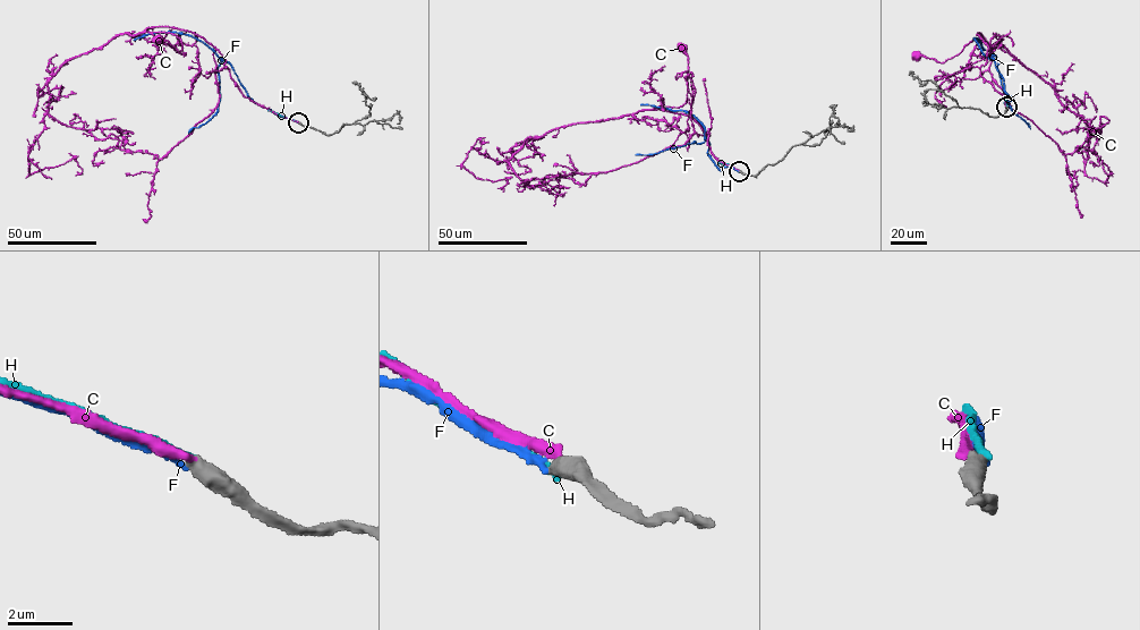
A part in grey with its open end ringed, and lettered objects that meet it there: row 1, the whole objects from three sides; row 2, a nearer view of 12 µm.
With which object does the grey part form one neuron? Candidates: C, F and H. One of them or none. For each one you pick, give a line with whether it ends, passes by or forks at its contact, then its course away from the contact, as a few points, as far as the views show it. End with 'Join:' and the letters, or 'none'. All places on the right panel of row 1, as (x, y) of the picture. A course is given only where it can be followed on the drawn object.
F: it ends | via (1006, 107), (1013, 99), (1004, 90), (994, 60), (989, 58), (994, 54), (1011, 110), (1030, 128)
Join: F

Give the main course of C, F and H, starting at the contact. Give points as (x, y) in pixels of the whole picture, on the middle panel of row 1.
C: (739, 171), (712, 152), (711, 129), (706, 136), (690, 117), (653, 109), (685, 103), (683, 48)
F: (739, 171), (726, 167), (720, 170), (708, 155), (705, 136), (702, 143), (635, 154)
H: (739, 171), (719, 163)

